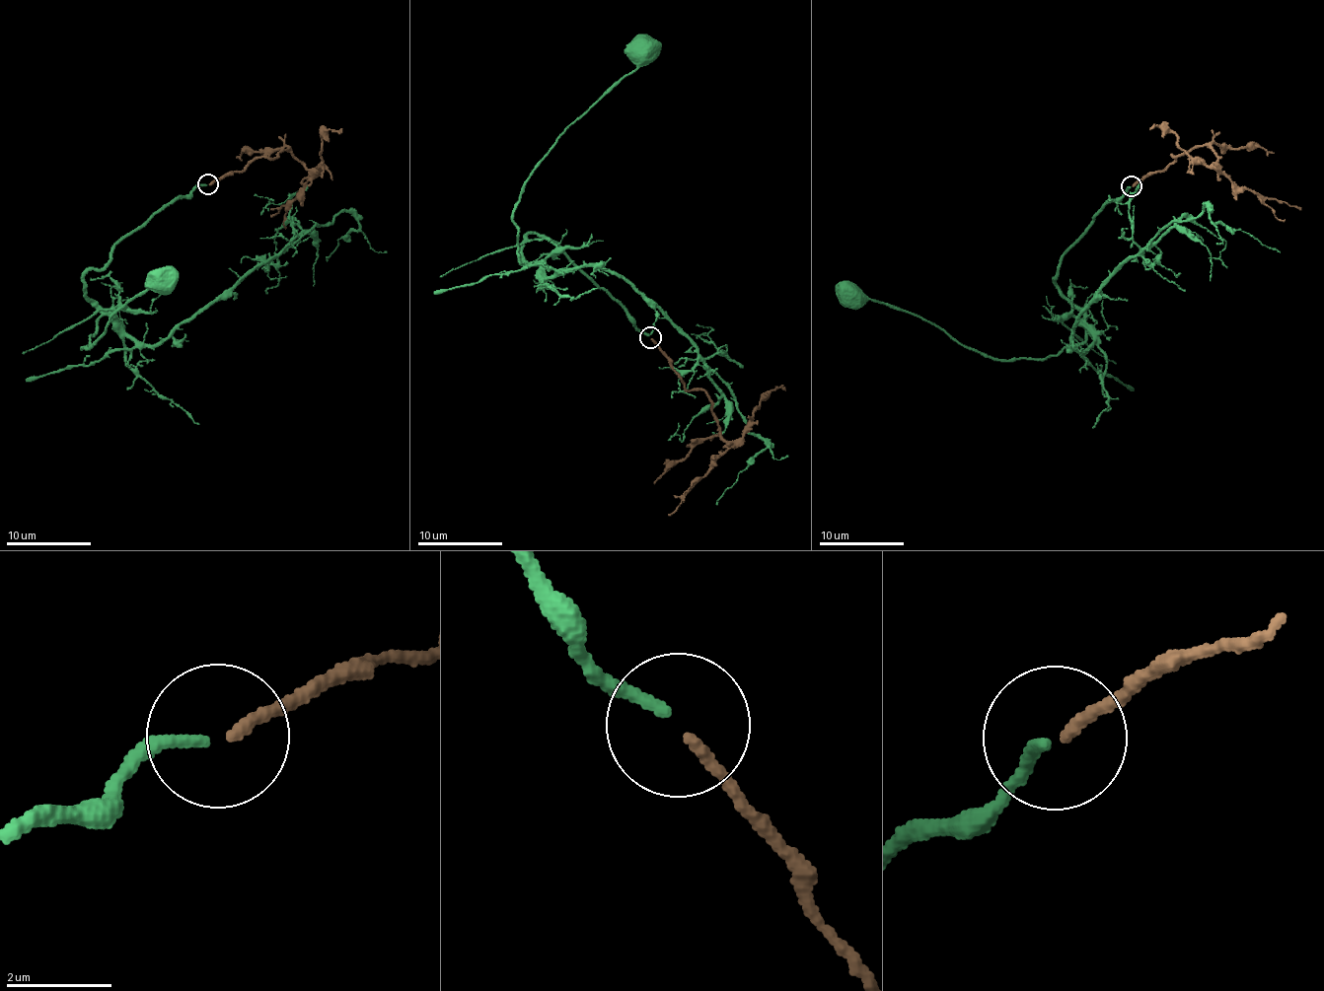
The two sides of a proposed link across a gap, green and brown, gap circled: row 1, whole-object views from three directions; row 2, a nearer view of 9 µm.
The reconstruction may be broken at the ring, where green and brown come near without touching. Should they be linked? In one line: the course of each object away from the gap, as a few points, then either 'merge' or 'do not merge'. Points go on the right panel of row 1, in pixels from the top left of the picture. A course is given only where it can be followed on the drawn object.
green via (1129, 186), (1064, 255), (1054, 279), (1078, 309), (1084, 340), (1056, 355), (981, 355), (919, 316), (852, 293) | brown via (1133, 185), (1174, 163), (1173, 154), (1207, 145), (1238, 186), (1301, 209) | merge

